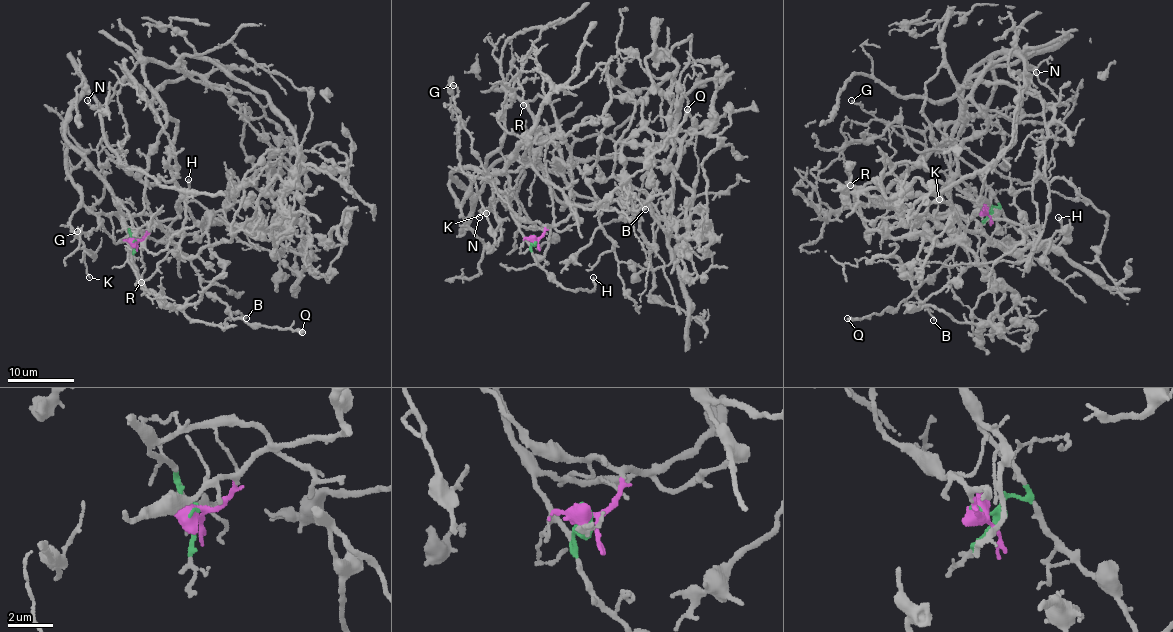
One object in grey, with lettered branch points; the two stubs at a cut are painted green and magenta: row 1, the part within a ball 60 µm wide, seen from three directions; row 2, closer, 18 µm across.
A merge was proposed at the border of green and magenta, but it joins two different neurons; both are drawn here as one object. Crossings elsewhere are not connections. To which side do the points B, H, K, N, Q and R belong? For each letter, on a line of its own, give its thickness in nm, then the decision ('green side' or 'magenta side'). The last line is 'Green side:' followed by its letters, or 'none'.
B: 180 nm thick; magenta side
H: 280 nm thick; green side
K: 150 nm thick; green side
N: 80 nm thick; magenta side
Q: 440 nm thick; magenta side
R: 240 nm thick; magenta side
Green side: H, K

